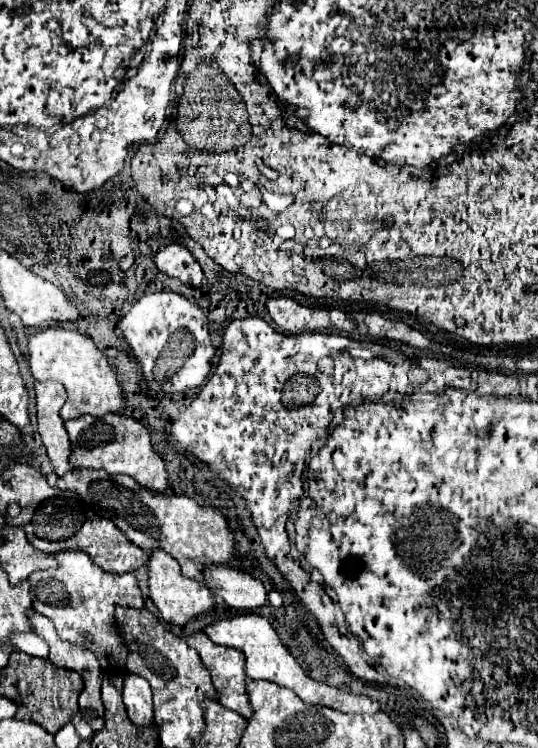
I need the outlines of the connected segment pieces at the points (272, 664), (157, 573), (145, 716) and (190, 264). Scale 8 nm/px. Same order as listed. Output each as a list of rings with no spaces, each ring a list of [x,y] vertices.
[[[242,614],[242,616],[234,616],[234,618],[226,618],[220,620],[212,626],[206,628],[206,634],[210,636],[210,640],[214,644],[220,646],[228,646],[228,648],[236,648],[242,650],[246,656],[246,676],[252,680],[268,680],[268,682],[276,682],[280,686],[286,686],[290,690],[294,690],[300,700],[304,700],[306,704],[320,704],[320,706],[328,706],[340,712],[348,712],[348,714],[374,714],[380,710],[380,704],[368,696],[360,696],[360,694],[348,694],[344,690],[326,686],[322,682],[312,680],[296,662],[296,658],[290,654],[290,650],[280,642],[276,630],[270,626],[270,622],[262,616],[256,614]]]
[[[154,550],[150,554],[148,582],[150,582],[150,598],[158,606],[162,620],[168,622],[168,624],[186,626],[188,622],[196,620],[198,616],[202,616],[206,612],[212,612],[214,606],[216,606],[216,600],[214,600],[212,592],[204,584],[182,576],[178,562],[170,554],[166,554],[164,550]]]
[[[126,674],[122,694],[124,694],[128,718],[132,718],[132,722],[136,722],[136,726],[154,726],[150,684],[138,674]]]
[[[182,244],[160,246],[158,252],[154,254],[154,264],[160,272],[164,272],[172,278],[180,278],[188,286],[200,286],[200,282],[204,278],[200,264]]]

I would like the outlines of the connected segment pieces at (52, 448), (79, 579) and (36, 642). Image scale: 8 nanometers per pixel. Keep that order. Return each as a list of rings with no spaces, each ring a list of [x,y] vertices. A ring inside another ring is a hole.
[[[36,382],[34,390],[38,408],[38,432],[52,460],[54,472],[64,476],[66,472],[74,470],[74,466],[70,466],[72,446],[60,418],[60,408],[66,402],[66,390],[60,386],[60,382]]]
[[[66,550],[56,554],[56,558],[60,562],[56,570],[40,570],[28,578],[32,606],[54,622],[58,636],[62,640],[90,648],[96,654],[102,670],[124,674],[128,648],[124,646],[122,634],[116,626],[114,608],[116,606],[144,608],[144,596],[138,588],[136,576],[134,574],[118,576],[104,572],[82,550]]]
[[[34,632],[28,634],[10,634],[10,642],[20,650],[36,658],[48,658],[48,644],[40,640]]]

